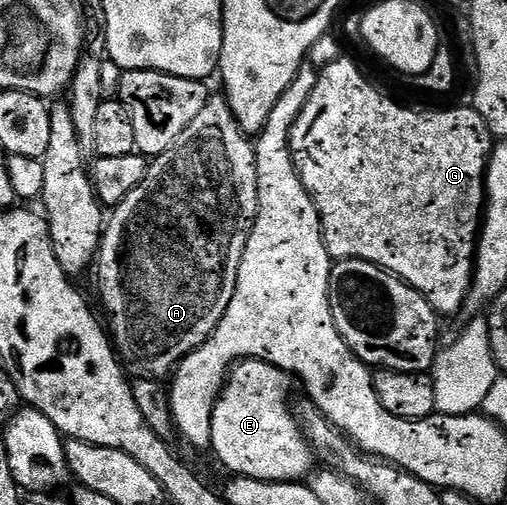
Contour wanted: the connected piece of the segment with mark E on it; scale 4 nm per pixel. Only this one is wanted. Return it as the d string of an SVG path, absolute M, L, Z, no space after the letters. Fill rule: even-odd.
M246 359L233 366L211 419L211 453L230 469L230 474L256 481L297 483L314 472L312 446L285 403L285 381L286 374L265 361Z

